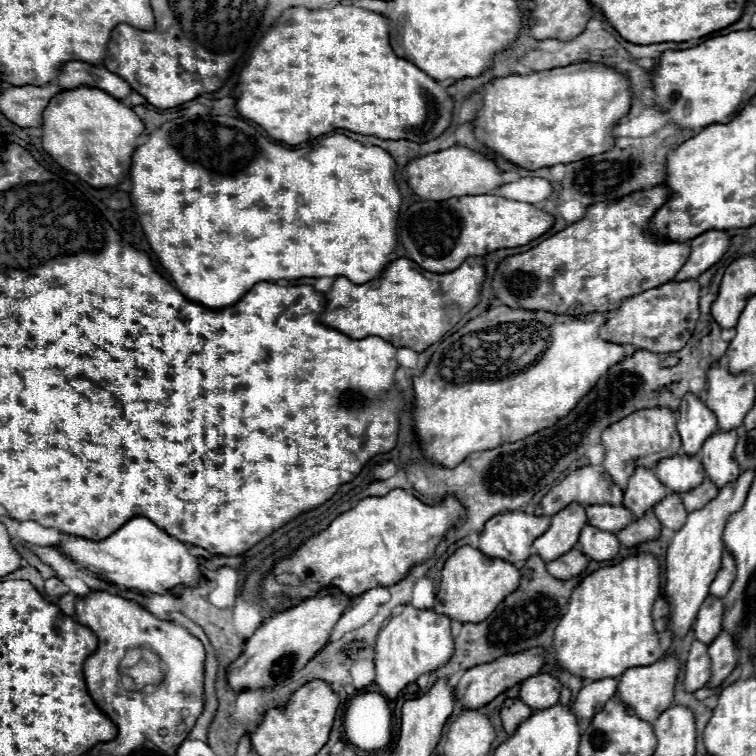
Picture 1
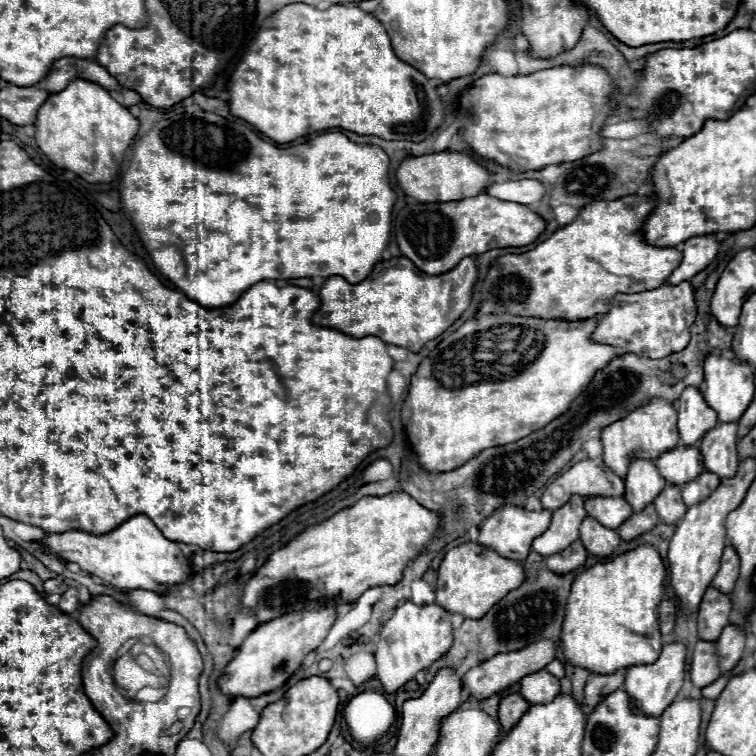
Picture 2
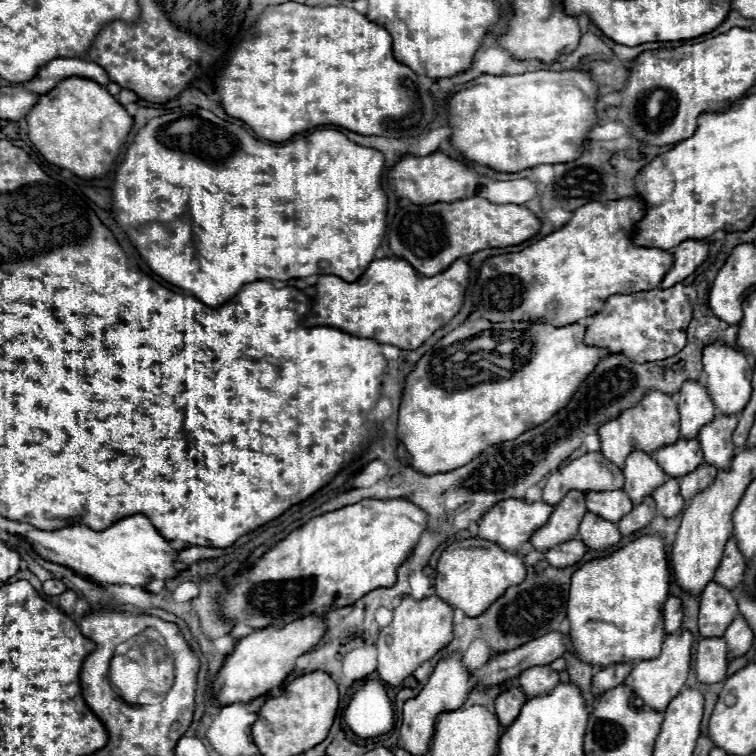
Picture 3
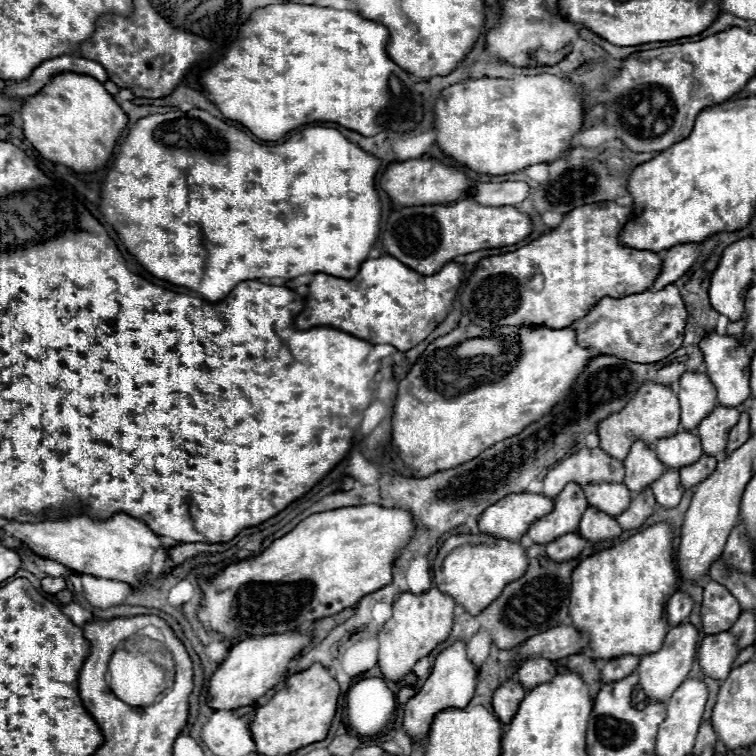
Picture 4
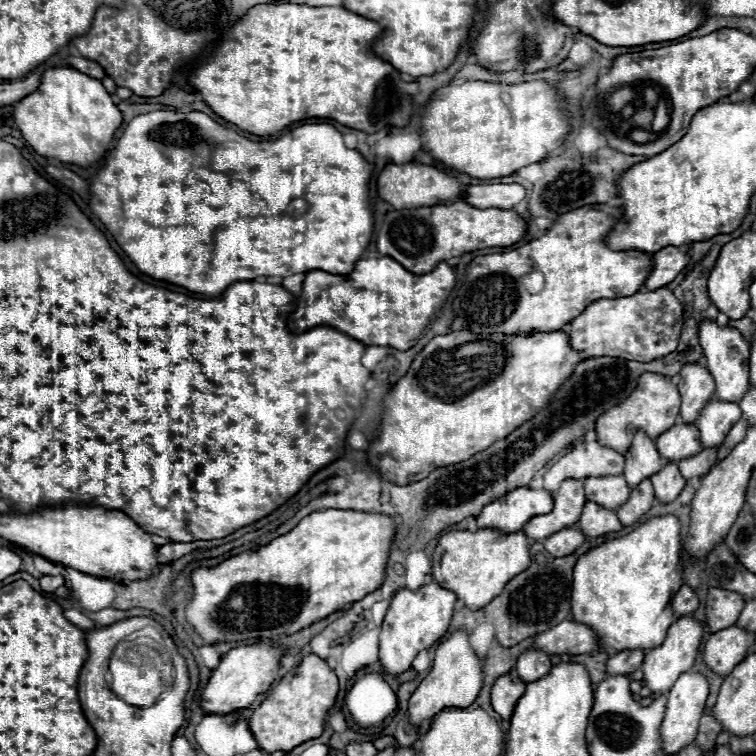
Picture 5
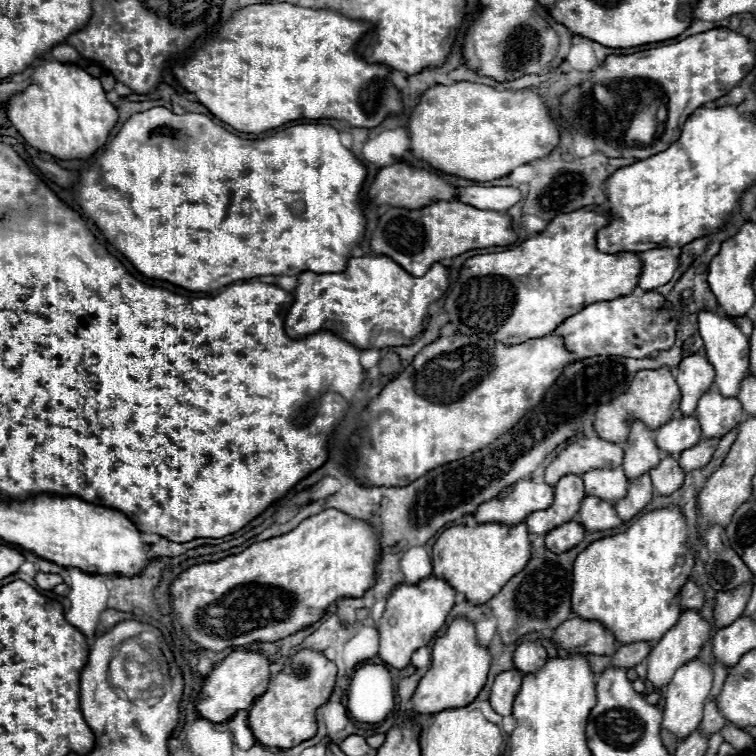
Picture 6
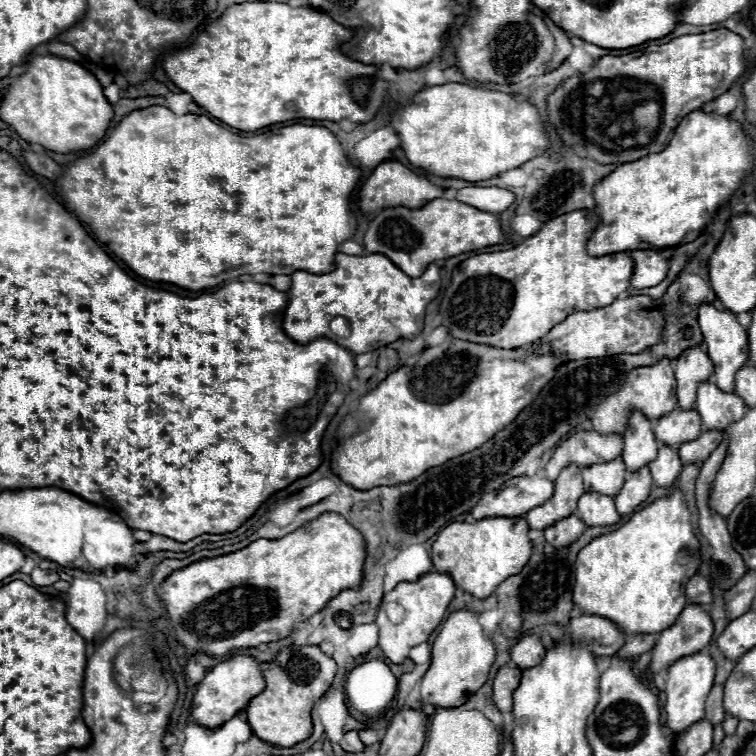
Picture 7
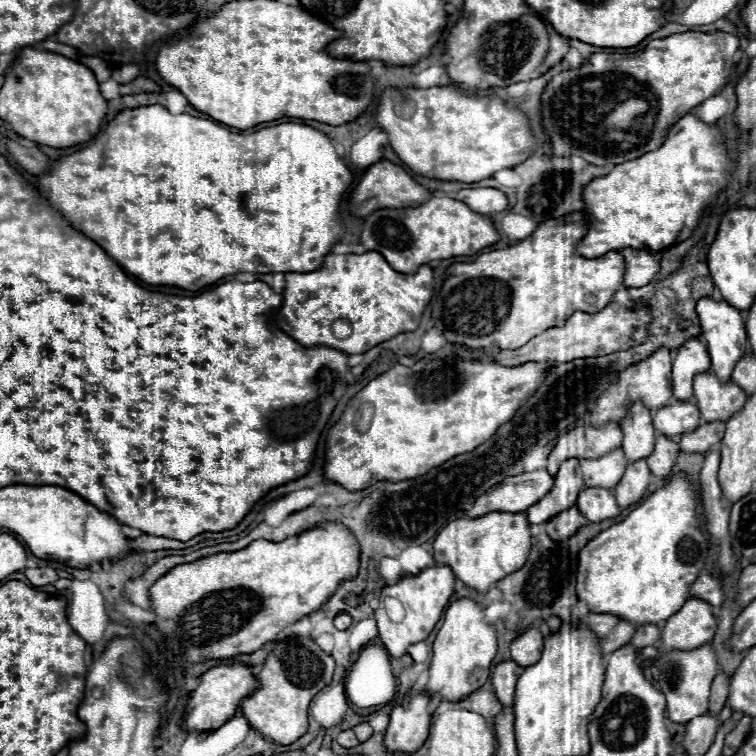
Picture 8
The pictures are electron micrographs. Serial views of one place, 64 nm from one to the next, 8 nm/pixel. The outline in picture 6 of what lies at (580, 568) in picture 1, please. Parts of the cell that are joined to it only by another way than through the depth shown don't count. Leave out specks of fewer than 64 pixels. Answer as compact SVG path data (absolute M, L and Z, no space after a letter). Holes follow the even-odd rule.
M566 522L560 528L548 532L544 538L546 538L546 548L560 554L572 550L576 544L584 540L584 528L578 522Z

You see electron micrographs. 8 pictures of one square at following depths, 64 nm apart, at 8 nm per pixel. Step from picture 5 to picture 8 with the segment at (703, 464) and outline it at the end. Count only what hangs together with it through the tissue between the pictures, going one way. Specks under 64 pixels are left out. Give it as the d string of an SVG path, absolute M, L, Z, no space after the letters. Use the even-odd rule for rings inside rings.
M702 422L694 432L684 434L680 440L680 450L682 452L696 452L696 454L706 454L714 444L718 444L724 436L724 422Z

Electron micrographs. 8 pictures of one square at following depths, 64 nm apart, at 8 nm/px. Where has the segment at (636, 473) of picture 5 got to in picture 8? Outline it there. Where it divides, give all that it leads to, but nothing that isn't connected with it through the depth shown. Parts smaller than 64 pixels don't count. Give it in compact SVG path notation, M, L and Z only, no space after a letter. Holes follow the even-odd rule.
M636 402L628 410L628 416L620 422L620 428L624 432L622 450L626 454L626 460L628 462L646 460L652 454L652 448L656 446L652 414L640 402Z

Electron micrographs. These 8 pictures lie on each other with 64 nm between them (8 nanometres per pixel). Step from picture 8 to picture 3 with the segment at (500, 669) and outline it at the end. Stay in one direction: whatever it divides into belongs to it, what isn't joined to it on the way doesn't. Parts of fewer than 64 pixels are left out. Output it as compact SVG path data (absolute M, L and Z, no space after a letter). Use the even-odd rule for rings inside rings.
M512 688L504 694L500 694L496 698L496 716L498 716L500 724L510 726L518 718L524 704L526 704L526 696L518 688Z

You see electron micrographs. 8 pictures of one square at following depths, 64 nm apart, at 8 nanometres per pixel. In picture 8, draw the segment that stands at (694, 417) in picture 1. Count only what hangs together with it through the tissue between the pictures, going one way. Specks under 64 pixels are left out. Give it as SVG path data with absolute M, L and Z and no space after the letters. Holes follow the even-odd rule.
M688 340L682 348L678 348L674 364L672 364L672 384L674 396L680 402L688 402L692 398L692 382L694 376L710 370L710 356L706 346L700 340Z

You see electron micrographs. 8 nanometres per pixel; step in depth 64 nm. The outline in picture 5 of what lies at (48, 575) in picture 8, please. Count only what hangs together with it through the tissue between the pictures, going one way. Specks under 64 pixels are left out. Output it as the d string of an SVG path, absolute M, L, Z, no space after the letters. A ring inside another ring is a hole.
M42 576L40 586L44 592L54 592L56 588L64 586L64 578L62 576Z

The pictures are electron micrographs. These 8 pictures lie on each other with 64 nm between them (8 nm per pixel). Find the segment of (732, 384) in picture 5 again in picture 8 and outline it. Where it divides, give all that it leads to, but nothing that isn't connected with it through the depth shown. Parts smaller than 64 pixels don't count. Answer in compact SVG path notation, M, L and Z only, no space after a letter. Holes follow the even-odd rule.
M714 298L698 300L696 310L698 310L698 316L700 316L702 338L706 340L706 346L708 346L710 358L712 358L710 372L716 374L720 382L728 382L734 366L742 360L742 356L746 354L746 346L748 346L748 338L746 338L744 322L740 320L740 312L732 306L728 306L724 300L714 300Z

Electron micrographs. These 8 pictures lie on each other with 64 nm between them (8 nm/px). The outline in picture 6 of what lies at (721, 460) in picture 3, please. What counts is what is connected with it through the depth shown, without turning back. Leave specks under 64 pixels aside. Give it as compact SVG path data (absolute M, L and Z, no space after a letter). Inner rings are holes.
M708 390L696 408L696 418L702 426L702 438L722 438L728 434L736 424L742 422L742 406L736 398L724 398L718 394L718 390Z

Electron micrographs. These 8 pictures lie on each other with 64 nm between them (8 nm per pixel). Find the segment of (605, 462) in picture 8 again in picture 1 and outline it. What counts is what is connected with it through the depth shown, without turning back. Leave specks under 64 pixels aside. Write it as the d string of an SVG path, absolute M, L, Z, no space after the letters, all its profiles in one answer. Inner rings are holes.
M588 506L586 514L590 526L612 534L620 532L620 528L626 528L634 520L632 512L628 512L624 506Z

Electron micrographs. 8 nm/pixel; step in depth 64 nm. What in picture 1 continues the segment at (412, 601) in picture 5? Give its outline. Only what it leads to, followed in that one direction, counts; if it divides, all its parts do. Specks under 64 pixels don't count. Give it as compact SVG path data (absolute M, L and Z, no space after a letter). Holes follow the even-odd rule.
M408 604L400 614L388 620L376 638L376 686L380 688L382 696L394 700L408 684L416 682L418 676L446 666L452 658L452 648L454 640L450 634L450 620L434 610L416 610Z

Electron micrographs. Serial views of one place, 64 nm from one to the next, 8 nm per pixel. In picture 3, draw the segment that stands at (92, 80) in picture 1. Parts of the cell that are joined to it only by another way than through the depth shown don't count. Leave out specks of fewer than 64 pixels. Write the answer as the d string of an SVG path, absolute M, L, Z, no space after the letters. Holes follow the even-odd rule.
M56 58L52 62L48 62L34 80L24 82L22 86L28 88L30 92L40 92L46 94L52 88L56 88L62 80L72 78L72 76L80 76L80 78L88 78L98 82L100 86L106 86L110 82L106 70L94 62L82 60L82 58Z

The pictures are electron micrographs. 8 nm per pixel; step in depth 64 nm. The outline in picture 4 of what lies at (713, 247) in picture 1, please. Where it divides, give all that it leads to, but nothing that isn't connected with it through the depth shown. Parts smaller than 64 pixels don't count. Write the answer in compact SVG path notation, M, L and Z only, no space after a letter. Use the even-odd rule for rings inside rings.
M686 242L680 246L674 246L670 250L664 250L664 266L658 274L652 288L666 288L668 284L674 284L678 278L682 278L698 260L700 256L700 242Z

